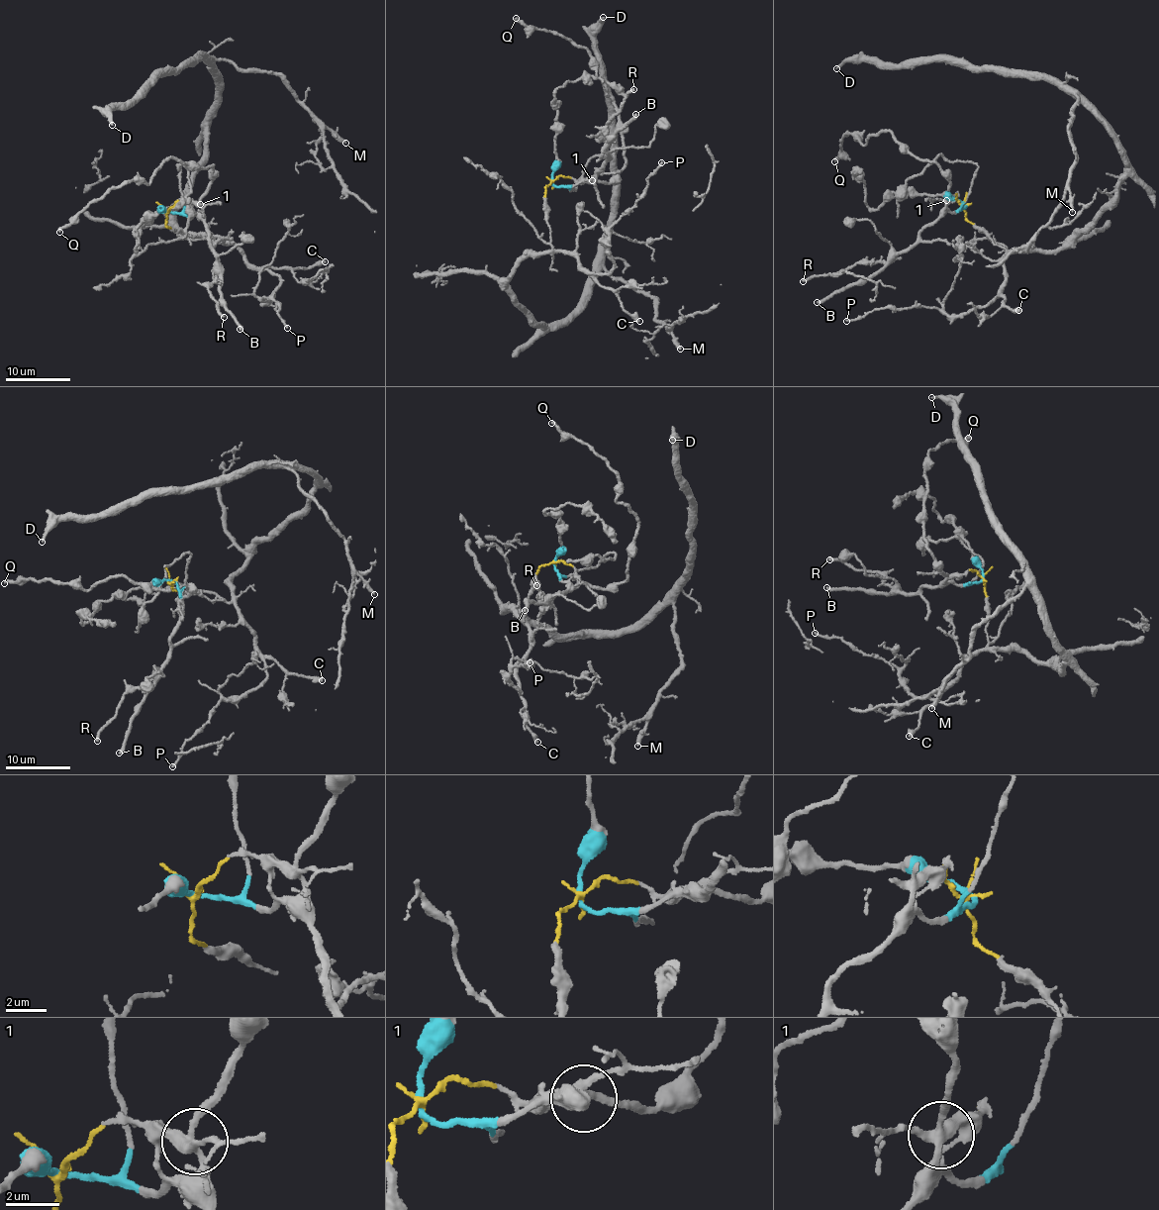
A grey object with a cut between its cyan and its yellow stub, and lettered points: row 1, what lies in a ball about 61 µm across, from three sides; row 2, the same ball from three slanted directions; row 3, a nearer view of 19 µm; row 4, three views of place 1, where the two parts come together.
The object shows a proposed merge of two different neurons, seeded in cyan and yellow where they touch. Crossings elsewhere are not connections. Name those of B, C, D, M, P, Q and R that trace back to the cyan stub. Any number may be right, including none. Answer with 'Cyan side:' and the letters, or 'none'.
Cyan side: B, Q, R

